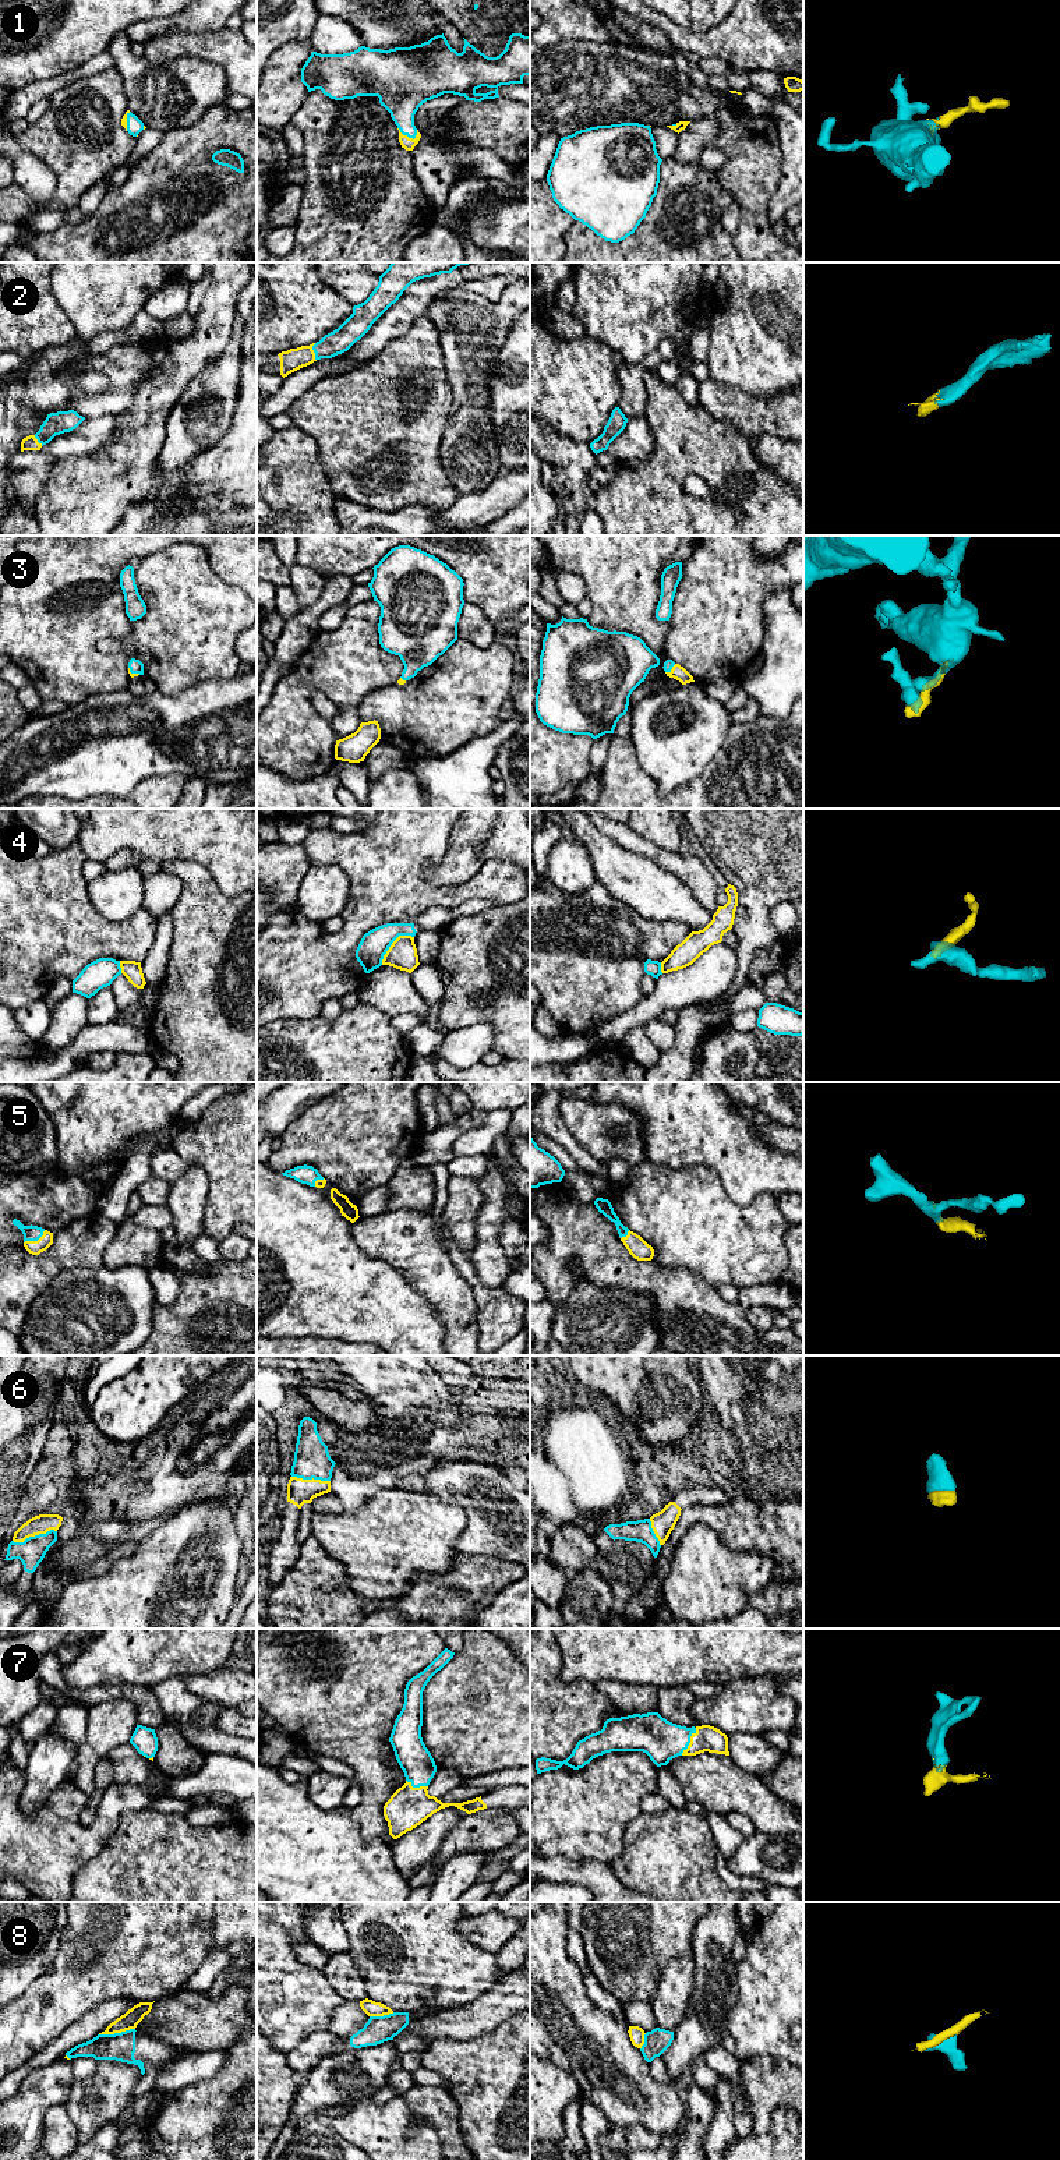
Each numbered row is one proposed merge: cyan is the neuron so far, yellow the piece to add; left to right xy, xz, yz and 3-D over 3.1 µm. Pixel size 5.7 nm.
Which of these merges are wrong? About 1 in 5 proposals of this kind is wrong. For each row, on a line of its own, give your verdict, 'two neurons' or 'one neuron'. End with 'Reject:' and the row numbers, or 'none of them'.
1: one neuron
2: one neuron
3: one neuron
4: two neurons
5: one neuron
6: one neuron
7: one neuron
8: two neurons
Reject: 4, 8

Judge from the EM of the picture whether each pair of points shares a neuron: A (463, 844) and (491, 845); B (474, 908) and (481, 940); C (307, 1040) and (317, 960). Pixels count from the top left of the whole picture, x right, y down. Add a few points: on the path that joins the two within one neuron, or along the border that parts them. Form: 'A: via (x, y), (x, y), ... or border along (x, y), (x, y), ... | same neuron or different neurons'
A: border along (494, 823), (481, 845), (480, 856), (483, 861) | different neurons
B: border along (493, 907), (453, 919) | different neurons
C: border along (320, 1014), (307, 1020), (278, 1020) | different neurons

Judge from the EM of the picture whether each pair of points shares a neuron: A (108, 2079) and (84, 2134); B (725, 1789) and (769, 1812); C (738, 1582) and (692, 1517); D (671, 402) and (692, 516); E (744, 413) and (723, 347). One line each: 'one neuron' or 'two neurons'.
A: one neuron
B: one neuron
C: two neurons
D: one neuron
E: two neurons

